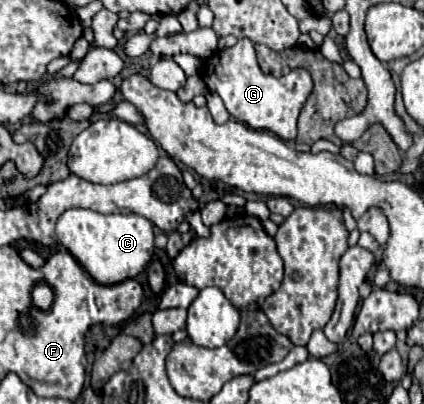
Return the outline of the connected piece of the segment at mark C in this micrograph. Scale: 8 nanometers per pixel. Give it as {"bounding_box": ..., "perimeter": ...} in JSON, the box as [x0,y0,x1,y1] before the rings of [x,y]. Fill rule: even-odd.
{"bounding_box":[57,208,155,284],"perimeter":[[[71,208],[57,220],[57,238],[99,284],[117,284],[135,278],[145,270],[155,250],[153,224],[139,214],[105,216],[85,208]]]}

